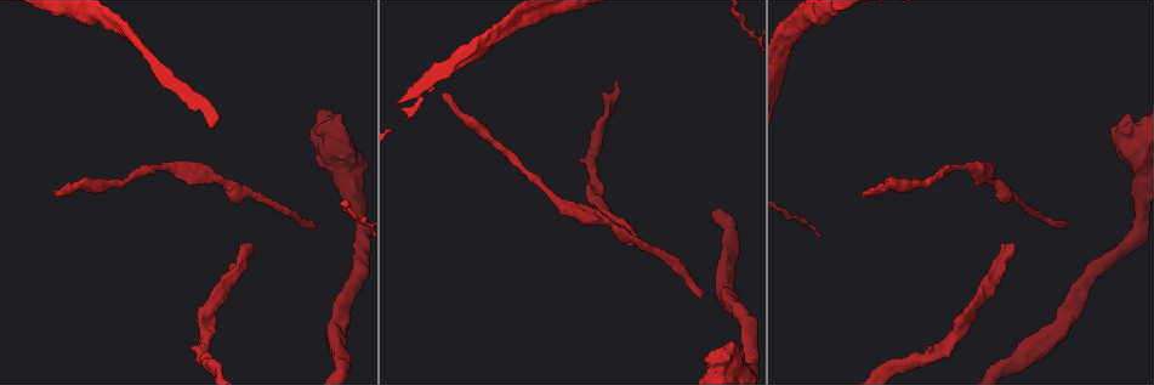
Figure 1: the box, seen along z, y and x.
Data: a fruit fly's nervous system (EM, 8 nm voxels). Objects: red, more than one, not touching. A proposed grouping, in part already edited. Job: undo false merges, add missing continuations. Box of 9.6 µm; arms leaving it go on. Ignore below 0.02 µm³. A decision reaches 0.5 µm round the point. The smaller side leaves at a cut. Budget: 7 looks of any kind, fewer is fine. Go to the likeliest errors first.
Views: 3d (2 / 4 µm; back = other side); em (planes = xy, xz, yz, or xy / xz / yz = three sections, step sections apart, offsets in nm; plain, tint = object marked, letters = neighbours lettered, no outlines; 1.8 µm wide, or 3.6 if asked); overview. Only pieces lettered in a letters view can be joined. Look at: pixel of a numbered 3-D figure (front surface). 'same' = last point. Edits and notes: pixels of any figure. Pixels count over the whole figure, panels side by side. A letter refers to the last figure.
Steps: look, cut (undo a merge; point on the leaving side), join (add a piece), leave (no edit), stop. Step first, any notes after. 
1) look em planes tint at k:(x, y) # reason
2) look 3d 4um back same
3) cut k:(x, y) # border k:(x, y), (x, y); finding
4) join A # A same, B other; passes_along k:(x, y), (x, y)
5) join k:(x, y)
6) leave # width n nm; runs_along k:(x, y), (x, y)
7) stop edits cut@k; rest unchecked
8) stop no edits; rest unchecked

look em planes plain at 1:(55, 192) # long arm stops here

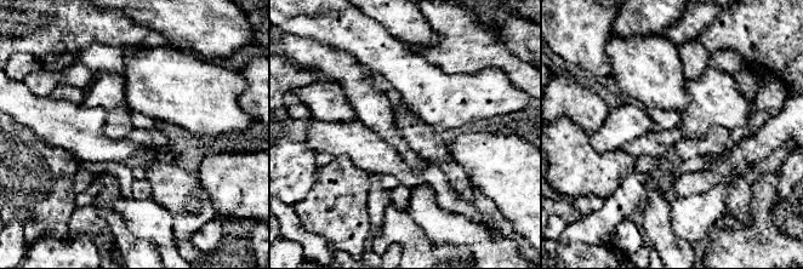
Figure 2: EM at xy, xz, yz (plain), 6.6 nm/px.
look em planes letters same

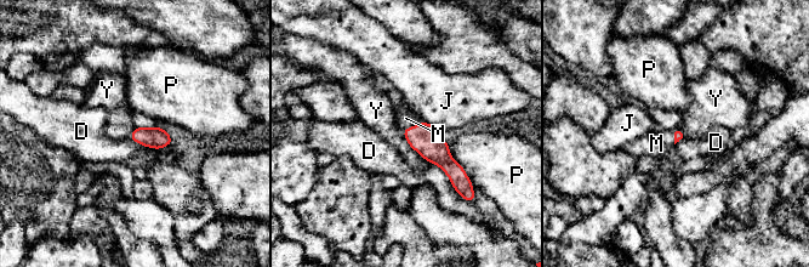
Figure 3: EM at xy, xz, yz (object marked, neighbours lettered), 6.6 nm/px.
join M # D other, J other, M same, P other, Y other; the cell continues

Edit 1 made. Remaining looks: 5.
look overview # see it whole again

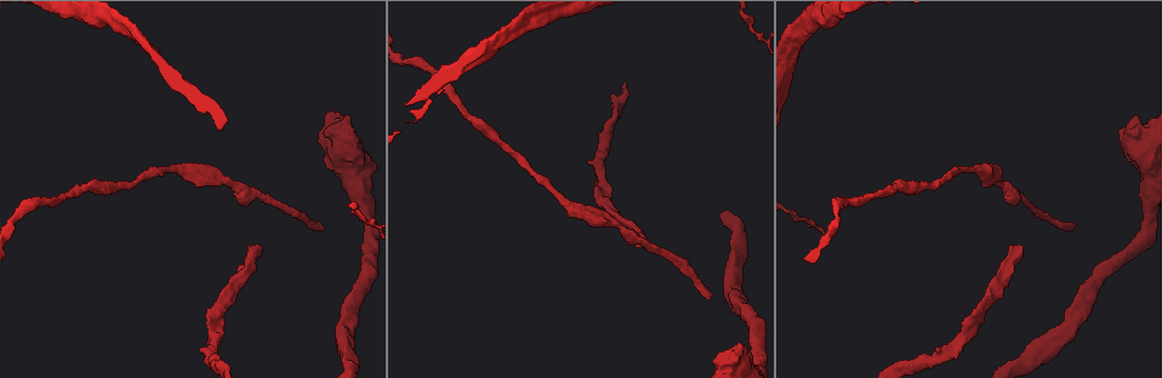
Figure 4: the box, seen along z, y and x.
look em planes letters at 4:(710, 295) # branch stops here

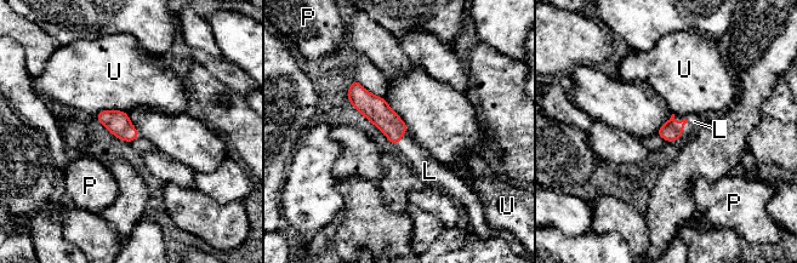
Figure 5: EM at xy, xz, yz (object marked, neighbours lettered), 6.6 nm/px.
join L # L same, P other, U other; passes_along 5:(670, 131), (686, 119), (694, 121); it goes on there

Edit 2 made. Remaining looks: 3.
look em 3.6um yz step 16 tint at 4:(262, 249) # long arm stops here

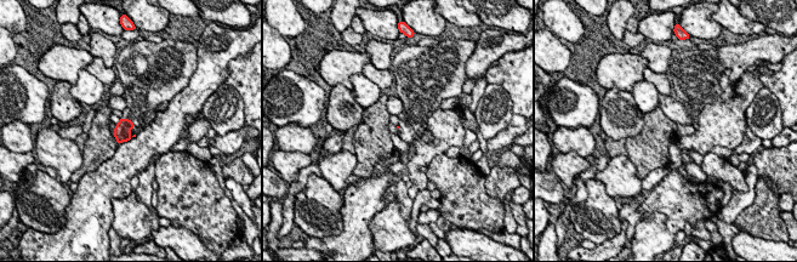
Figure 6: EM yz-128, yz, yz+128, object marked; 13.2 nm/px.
look em 3.6um planes letters same

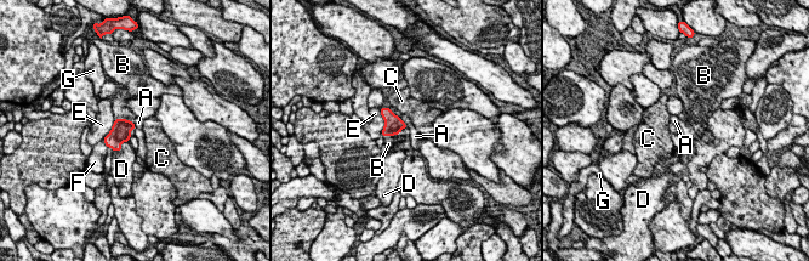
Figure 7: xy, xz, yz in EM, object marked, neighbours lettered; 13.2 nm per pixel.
join B # A other, B same, C other, D other, E other, F other, G other; passes_along 7:(120, 132), (124, 119), (120, 109); it goes on there

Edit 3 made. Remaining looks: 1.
stop edits join@3, join@5, join@7; rest unchecked

